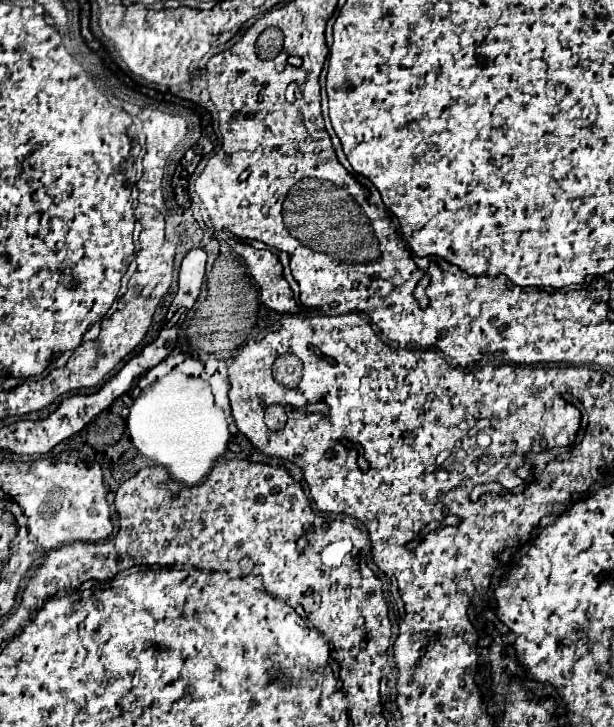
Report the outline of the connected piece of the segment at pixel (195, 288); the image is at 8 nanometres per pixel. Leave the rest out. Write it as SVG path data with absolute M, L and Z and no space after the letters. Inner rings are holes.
M192 248L182 260L178 276L178 292L174 296L168 314L176 312L180 306L186 308L194 306L204 280L204 270L206 270L206 252L202 248Z

